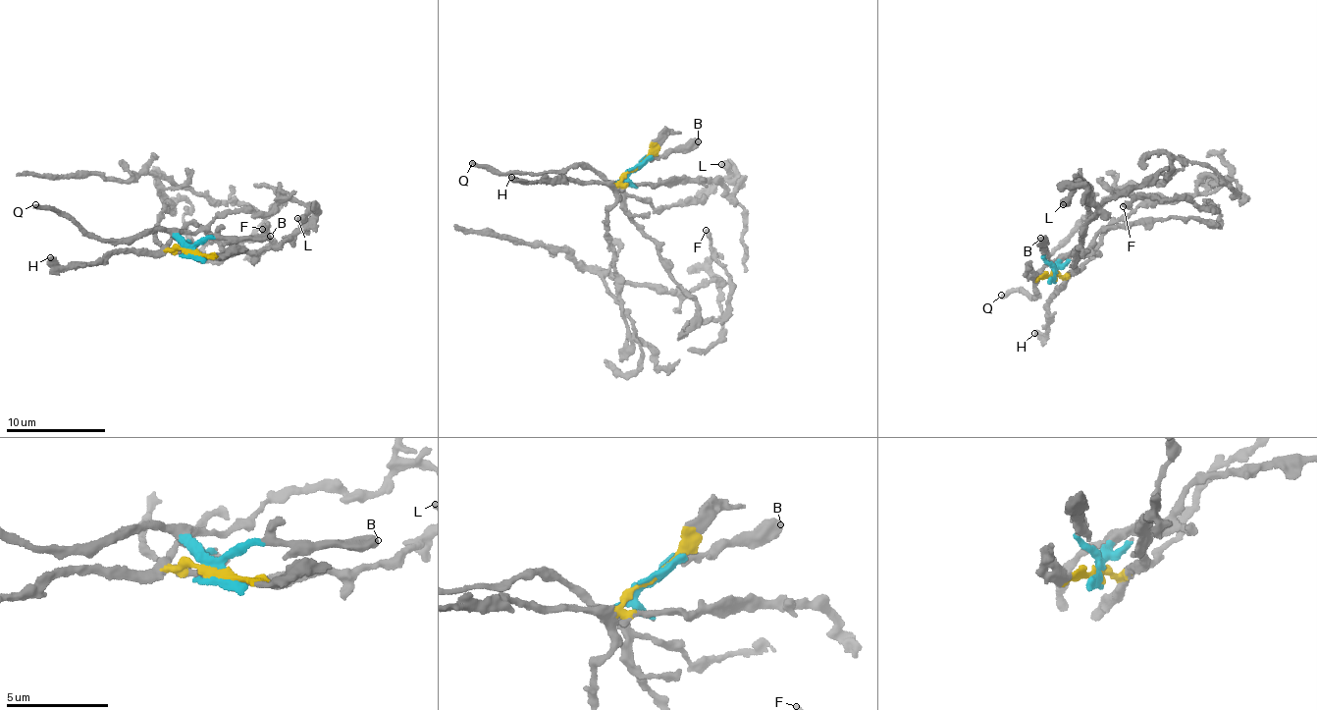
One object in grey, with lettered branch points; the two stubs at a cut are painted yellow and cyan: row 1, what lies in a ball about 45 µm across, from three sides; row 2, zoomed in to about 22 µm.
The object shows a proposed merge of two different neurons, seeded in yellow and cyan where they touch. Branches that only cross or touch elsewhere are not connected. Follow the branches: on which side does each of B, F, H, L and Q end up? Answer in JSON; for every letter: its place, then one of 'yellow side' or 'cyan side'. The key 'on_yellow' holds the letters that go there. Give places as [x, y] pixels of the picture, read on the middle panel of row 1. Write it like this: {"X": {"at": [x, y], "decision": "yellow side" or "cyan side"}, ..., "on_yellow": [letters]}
{"B": {"at": [698, 141], "decision": "cyan side"}, "F": {"at": [706, 230], "decision": "cyan side"}, "H": {"at": [511, 177], "decision": "yellow side"}, "L": {"at": [721, 164], "decision": "yellow side"}, "Q": {"at": [472, 163], "decision": "cyan side"}, "on_yellow": ["H", "L"]}

